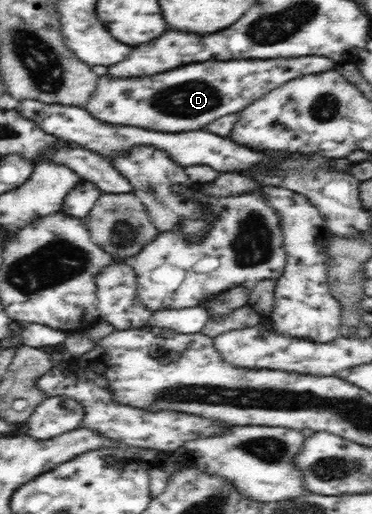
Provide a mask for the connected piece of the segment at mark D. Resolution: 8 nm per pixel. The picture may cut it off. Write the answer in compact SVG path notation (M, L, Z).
M311 55L299 59L265 59L265 61L207 61L186 64L153 76L117 79L101 76L86 110L95 119L113 126L131 126L163 133L202 130L225 115L237 114L269 91L304 75L321 74L335 69L329 57Z

